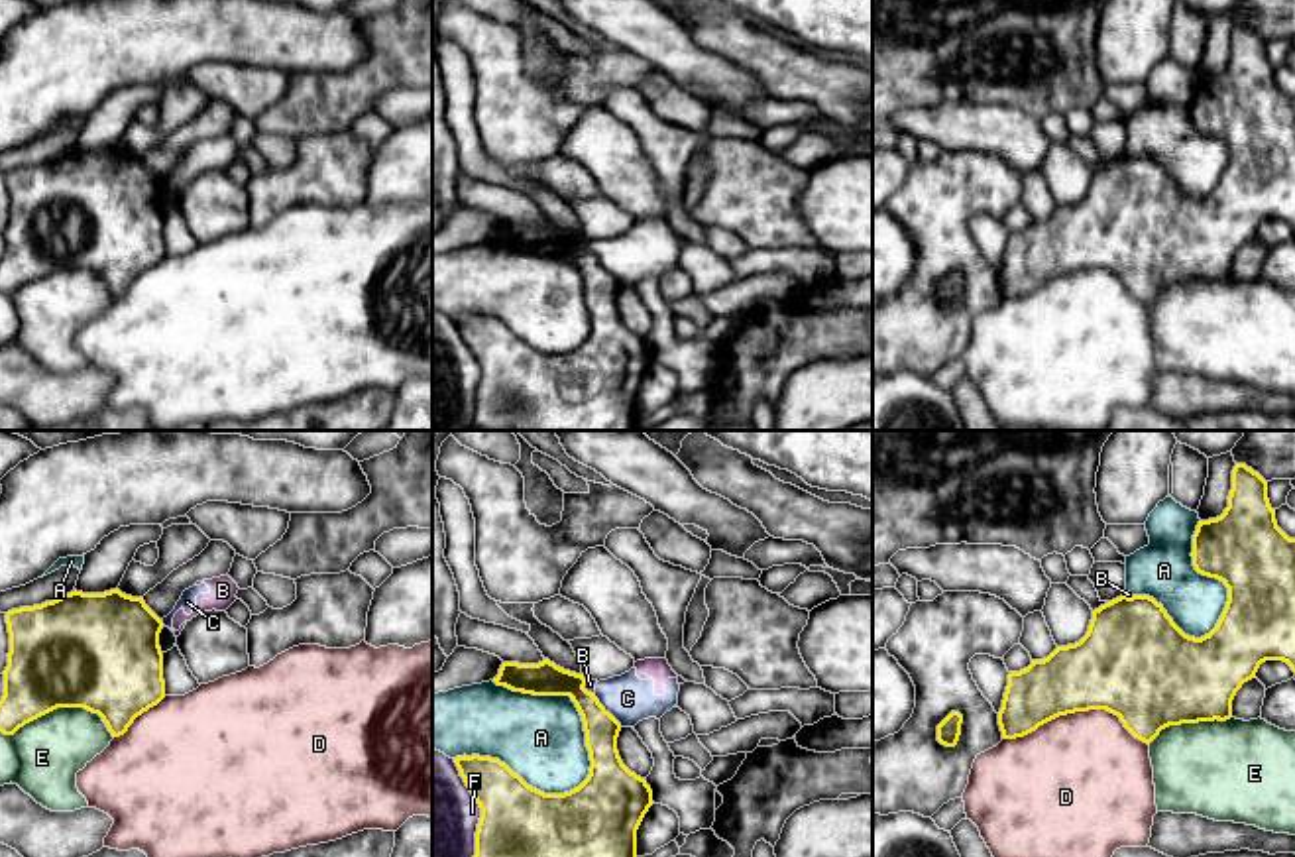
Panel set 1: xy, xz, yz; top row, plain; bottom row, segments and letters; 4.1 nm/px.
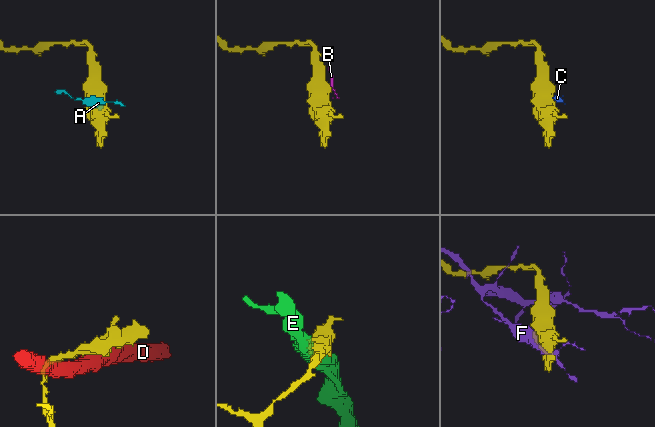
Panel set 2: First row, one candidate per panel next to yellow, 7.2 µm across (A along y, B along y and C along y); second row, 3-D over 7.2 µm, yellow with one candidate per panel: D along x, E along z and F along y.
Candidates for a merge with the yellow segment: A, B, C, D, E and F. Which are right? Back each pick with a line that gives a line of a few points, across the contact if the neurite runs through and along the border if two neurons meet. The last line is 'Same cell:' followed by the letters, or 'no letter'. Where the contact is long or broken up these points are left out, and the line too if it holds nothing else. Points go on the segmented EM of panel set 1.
Same cell: no letter

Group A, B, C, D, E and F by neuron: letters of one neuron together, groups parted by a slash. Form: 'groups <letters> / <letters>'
groups A B C / D / E / F

